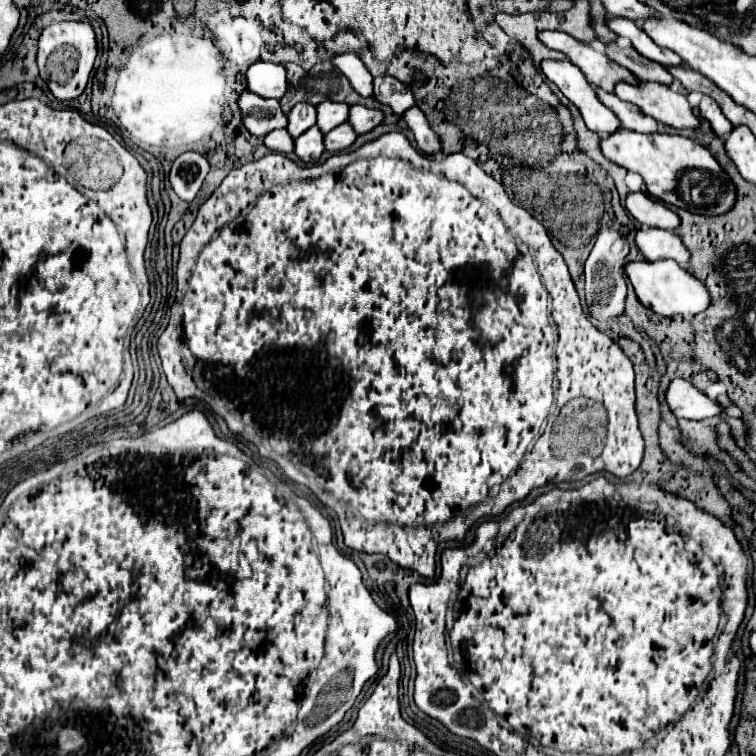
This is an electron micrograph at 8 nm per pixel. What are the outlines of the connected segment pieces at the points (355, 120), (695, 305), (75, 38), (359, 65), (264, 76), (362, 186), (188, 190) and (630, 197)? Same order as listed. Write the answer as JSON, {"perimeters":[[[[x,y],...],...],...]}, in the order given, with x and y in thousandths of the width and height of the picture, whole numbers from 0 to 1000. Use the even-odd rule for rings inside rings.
{"perimeters":[[[[462,140],[462,151],[459,151],[459,161],[467,167],[467,172],[472,177],[488,175],[491,169],[496,169],[499,164],[504,164],[507,159],[507,148],[504,146],[485,146],[483,140]]],[[[829,347],[824,360],[837,376],[845,399],[874,418],[917,418],[938,405],[933,378],[922,368],[914,368],[914,362],[909,362],[896,347]]],[[[78,29],[62,34],[52,48],[52,69],[49,69],[52,95],[54,103],[65,111],[65,119],[75,132],[97,132],[110,124],[118,98],[123,93],[126,74],[128,74],[128,58],[126,58],[126,45],[120,32]],[[65,74],[67,74],[67,98],[65,98]]],[[[448,71],[435,79],[464,111],[464,116],[478,127],[491,127],[493,101],[483,90],[483,85],[470,71]]],[[[337,82],[324,98],[327,119],[348,130],[372,130],[380,119],[380,101],[372,85]]],[[[515,175],[515,177],[507,177],[504,183],[483,188],[478,196],[470,198],[467,206],[472,206],[478,212],[467,214],[462,220],[456,220],[448,206],[438,206],[427,217],[419,217],[419,220],[396,220],[388,212],[382,212],[380,206],[358,201],[358,204],[348,206],[340,214],[324,217],[324,220],[319,220],[313,225],[306,225],[300,230],[300,235],[287,246],[287,251],[269,267],[255,299],[247,304],[247,310],[239,317],[239,339],[237,339],[237,352],[234,352],[234,402],[226,405],[225,423],[221,434],[209,448],[208,462],[214,488],[218,497],[221,497],[221,505],[231,516],[234,526],[237,529],[263,526],[263,529],[274,532],[282,540],[284,548],[298,553],[298,558],[300,558],[300,563],[303,563],[303,569],[308,574],[324,577],[329,585],[335,585],[340,590],[340,595],[343,595],[343,601],[348,606],[364,608],[388,638],[406,643],[430,669],[440,672],[446,677],[446,683],[448,683],[448,690],[451,690],[451,704],[454,704],[454,712],[456,712],[456,722],[462,722],[464,728],[472,728],[472,730],[483,730],[483,733],[509,733],[515,741],[520,741],[530,751],[549,754],[560,765],[571,766],[575,763],[578,720],[583,720],[583,717],[612,717],[618,704],[620,704],[620,698],[634,685],[663,680],[673,667],[694,661],[705,646],[716,646],[724,638],[729,638],[729,640],[739,640],[739,638],[755,640],[755,638],[766,638],[774,630],[782,630],[782,627],[790,627],[790,624],[803,624],[811,632],[832,632],[845,619],[848,606],[851,606],[851,579],[848,579],[848,571],[843,566],[843,548],[840,548],[837,481],[821,466],[821,460],[806,444],[795,442],[776,423],[776,418],[771,415],[771,407],[766,402],[763,384],[761,384],[761,378],[758,378],[758,373],[753,368],[747,344],[731,328],[721,299],[716,294],[710,294],[697,278],[692,278],[689,272],[681,272],[671,262],[663,241],[657,241],[655,235],[644,233],[628,217],[628,212],[623,212],[612,201],[599,201],[599,204],[575,206],[575,209],[560,206],[544,193],[544,188],[530,175]],[[671,632],[673,632],[671,643],[660,651],[663,640]]],[[[245,201],[229,214],[224,228],[224,241],[239,265],[253,267],[261,259],[274,228],[276,228],[276,214],[269,204]]],[[[835,254],[827,262],[827,275],[829,280],[845,294],[877,304],[890,304],[898,299],[898,286],[890,283],[880,270],[858,262],[851,254]]]]}

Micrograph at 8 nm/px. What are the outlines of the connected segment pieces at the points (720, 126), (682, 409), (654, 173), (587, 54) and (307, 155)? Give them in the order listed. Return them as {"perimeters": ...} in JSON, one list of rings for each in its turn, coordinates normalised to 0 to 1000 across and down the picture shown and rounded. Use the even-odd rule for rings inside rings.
{"perimeters":[[[[930,127],[927,138],[925,138],[925,151],[927,151],[927,156],[933,156],[940,164],[943,175],[948,175],[948,172],[967,172],[967,161],[956,153],[954,143],[943,135],[943,130]]],[[[903,500],[888,503],[882,519],[880,519],[882,534],[888,545],[896,553],[909,553],[909,556],[930,556],[930,553],[946,553],[956,545],[948,529],[935,526],[927,516],[922,516],[914,505]]],[[[819,169],[811,177],[795,180],[792,193],[803,212],[848,230],[858,257],[882,270],[940,286],[962,280],[972,267],[972,246],[967,246],[962,230],[938,198],[914,183],[896,177],[848,177]],[[903,233],[909,233],[909,238],[903,238]]],[[[724,40],[724,42],[713,42],[710,48],[724,63],[745,69],[747,77],[755,79],[774,98],[774,103],[782,111],[787,111],[803,122],[811,122],[811,116],[819,106],[843,108],[840,101],[829,90],[808,82],[798,69],[784,66],[779,58],[766,56],[766,53],[755,50],[753,45]]],[[[409,169],[398,180],[390,183],[388,201],[401,212],[401,214],[417,214],[427,204],[427,177],[422,169]]]]}

